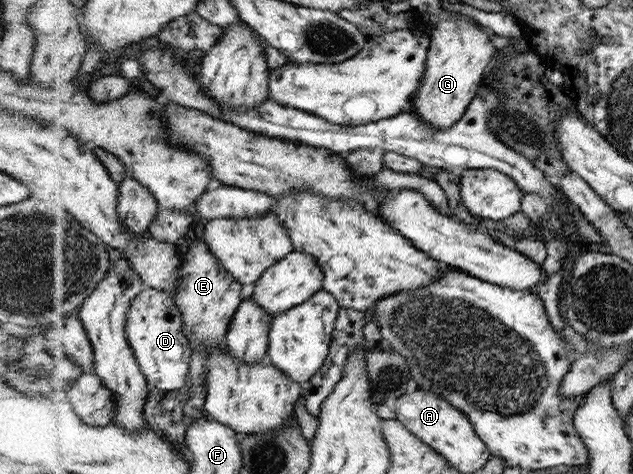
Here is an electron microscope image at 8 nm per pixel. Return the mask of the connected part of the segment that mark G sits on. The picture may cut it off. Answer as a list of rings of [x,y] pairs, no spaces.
[[[457,17],[435,22],[430,38],[428,62],[418,94],[414,93],[412,113],[418,114],[432,128],[446,130],[462,119],[470,102],[480,91],[481,80],[484,78],[494,51],[498,50],[494,40],[488,36],[489,30],[477,23]]]

